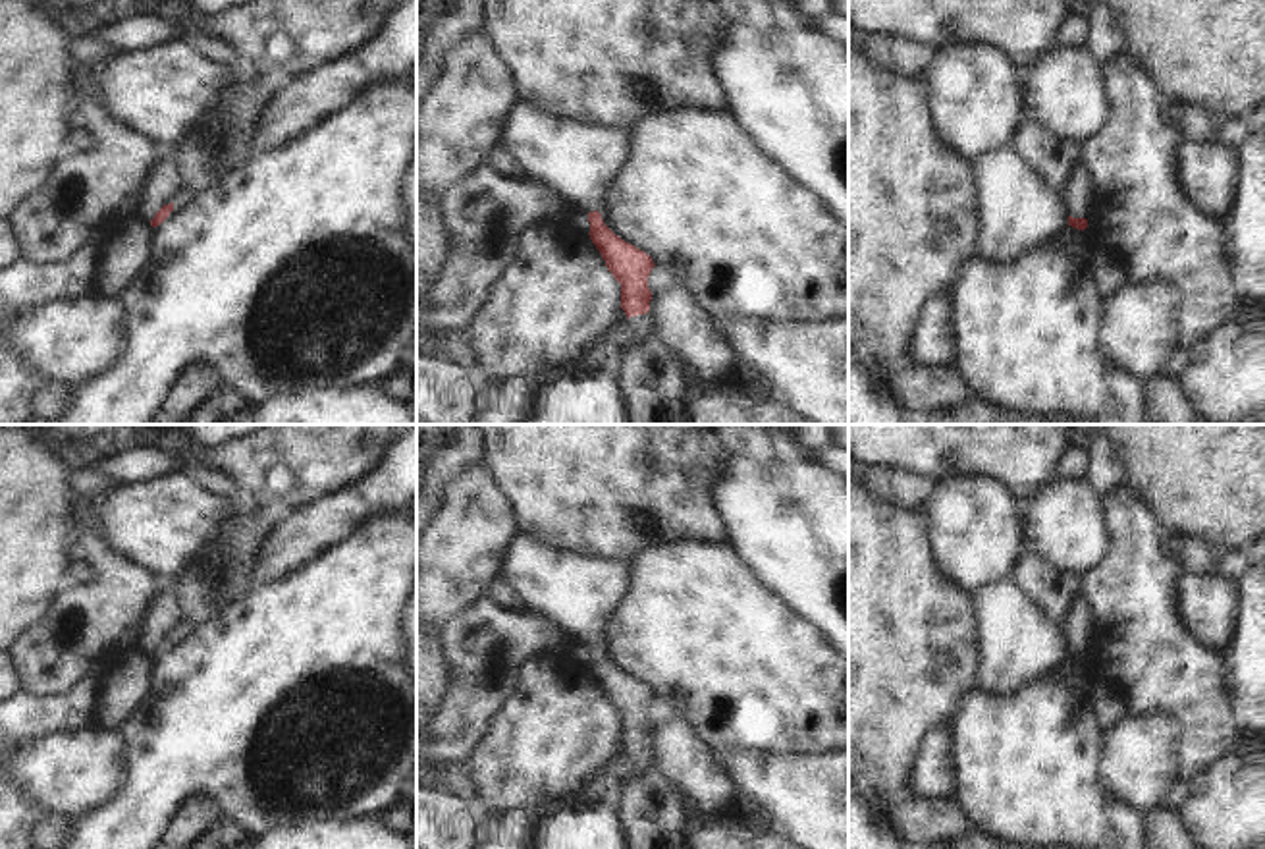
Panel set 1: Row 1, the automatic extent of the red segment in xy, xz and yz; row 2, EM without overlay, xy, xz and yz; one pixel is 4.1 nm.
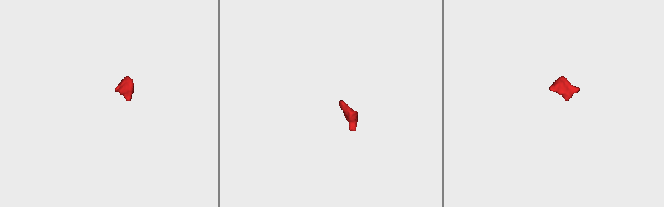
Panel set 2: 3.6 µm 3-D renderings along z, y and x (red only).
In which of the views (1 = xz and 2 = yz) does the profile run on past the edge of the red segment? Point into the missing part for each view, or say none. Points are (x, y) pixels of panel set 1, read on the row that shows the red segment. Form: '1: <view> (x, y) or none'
1: none
2: none

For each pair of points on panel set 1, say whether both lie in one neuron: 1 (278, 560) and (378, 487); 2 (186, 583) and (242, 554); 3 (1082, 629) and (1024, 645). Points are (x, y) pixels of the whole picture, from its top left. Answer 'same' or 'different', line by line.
1: same
2: same
3: different

